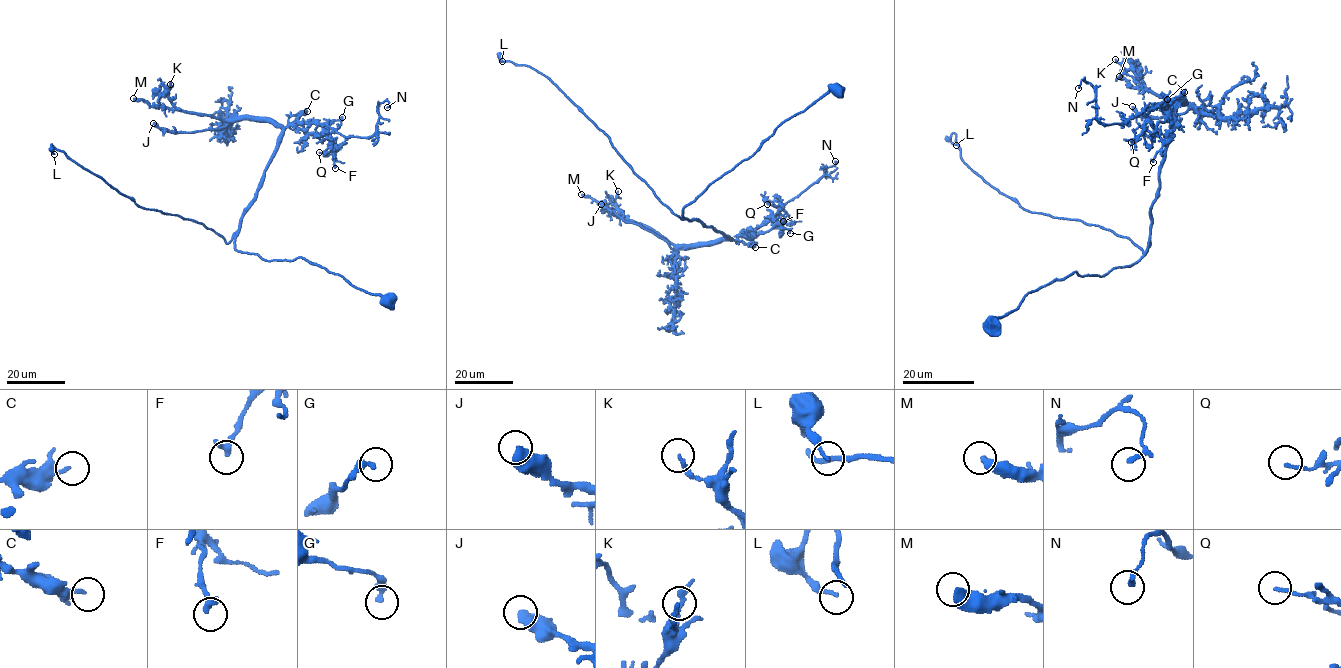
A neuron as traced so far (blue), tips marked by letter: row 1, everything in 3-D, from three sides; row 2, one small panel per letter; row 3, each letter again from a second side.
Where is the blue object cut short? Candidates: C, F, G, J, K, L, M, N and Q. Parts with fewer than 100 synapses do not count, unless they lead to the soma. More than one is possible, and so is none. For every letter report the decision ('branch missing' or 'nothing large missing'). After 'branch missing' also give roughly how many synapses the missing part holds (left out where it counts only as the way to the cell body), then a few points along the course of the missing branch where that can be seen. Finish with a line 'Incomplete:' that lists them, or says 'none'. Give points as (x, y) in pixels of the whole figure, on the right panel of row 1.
C: nothing large missing
F: nothing large missing
G: nothing large missing
J: nothing large missing
K: nothing large missing
L: nothing large missing
M: nothing large missing
N: nothing large missing
Q: nothing large missing
Incomplete: none

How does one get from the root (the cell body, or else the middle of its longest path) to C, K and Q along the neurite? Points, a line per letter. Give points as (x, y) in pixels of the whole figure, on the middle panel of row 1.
C: (837, 90), (784, 120), (752, 156), (684, 207), (686, 219), (755, 247)
K: (837, 90), (784, 120), (684, 207), (684, 218), (729, 239), (671, 244), (622, 215), (618, 191)
Q: (837, 90), (784, 120), (752, 156), (688, 203), (683, 216), (736, 239), (778, 212), (778, 205), (767, 204)

